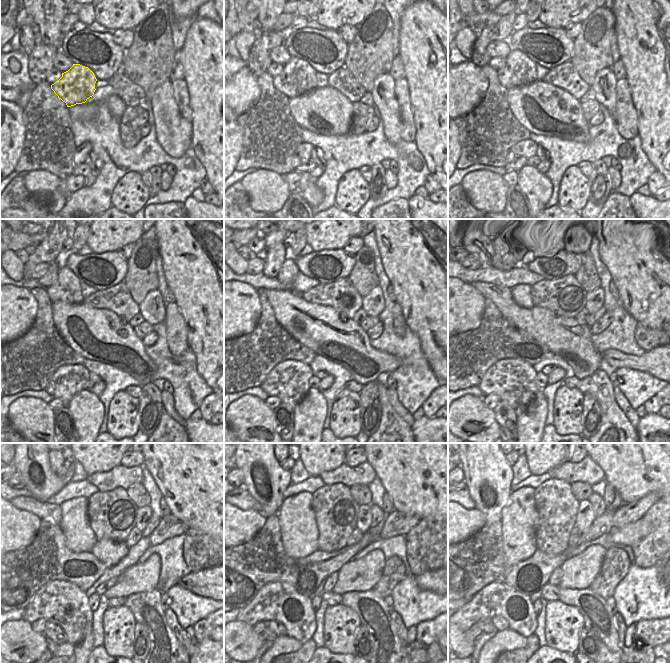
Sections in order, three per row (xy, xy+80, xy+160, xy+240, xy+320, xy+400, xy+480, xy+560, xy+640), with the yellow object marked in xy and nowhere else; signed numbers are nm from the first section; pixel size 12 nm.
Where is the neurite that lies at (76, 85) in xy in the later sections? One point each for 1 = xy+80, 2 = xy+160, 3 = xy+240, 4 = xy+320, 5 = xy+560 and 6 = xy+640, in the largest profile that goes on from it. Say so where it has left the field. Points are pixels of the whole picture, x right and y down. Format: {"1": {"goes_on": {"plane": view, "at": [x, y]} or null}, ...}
{"1": {"goes_on": {"plane": "xy+80", "at": [297, 78]}}, "2": {"goes_on": {"plane": "xy+160", "at": [519, 70]}}, "3": {"goes_on": {"plane": "xy+240", "at": [67, 289]}}, "4": {"goes_on": {"plane": "xy+320", "at": [288, 272]}}, "5": {"goes_on": {"plane": "xy+560", "at": [287, 465]}}, "6": {"goes_on": {"plane": "xy+640", "at": [511, 463]}}}

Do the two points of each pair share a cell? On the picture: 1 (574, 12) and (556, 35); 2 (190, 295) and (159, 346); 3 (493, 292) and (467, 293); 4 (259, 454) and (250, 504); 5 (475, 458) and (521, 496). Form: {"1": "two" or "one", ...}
{"1": "two", "2": "two", "3": "two", "4": "two", "5": "two"}

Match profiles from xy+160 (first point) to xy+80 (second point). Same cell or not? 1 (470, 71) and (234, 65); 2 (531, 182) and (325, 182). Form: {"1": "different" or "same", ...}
{"1": "different", "2": "different"}

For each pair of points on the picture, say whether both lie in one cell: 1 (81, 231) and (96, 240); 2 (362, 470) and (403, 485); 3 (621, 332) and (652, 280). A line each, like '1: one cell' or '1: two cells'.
1: two cells
2: two cells
3: two cells

